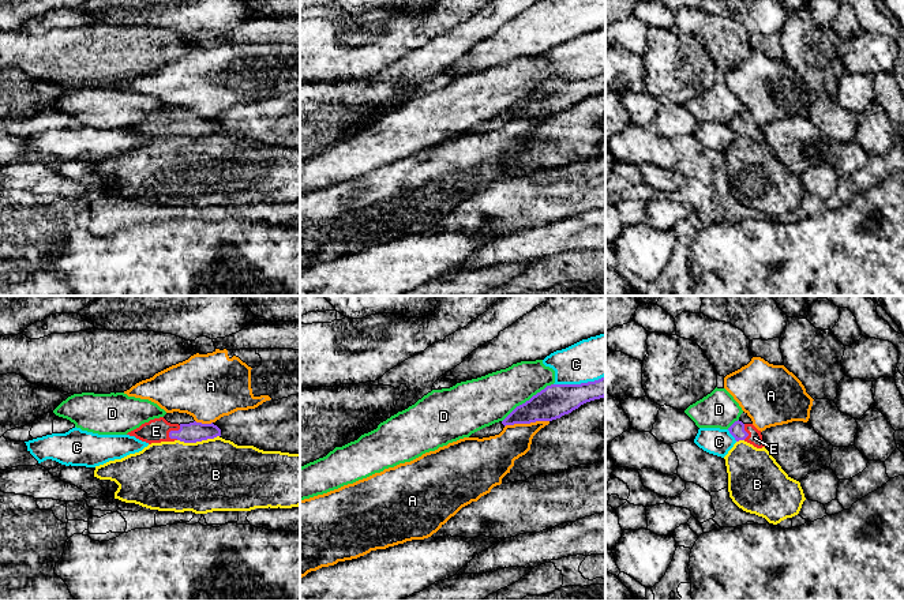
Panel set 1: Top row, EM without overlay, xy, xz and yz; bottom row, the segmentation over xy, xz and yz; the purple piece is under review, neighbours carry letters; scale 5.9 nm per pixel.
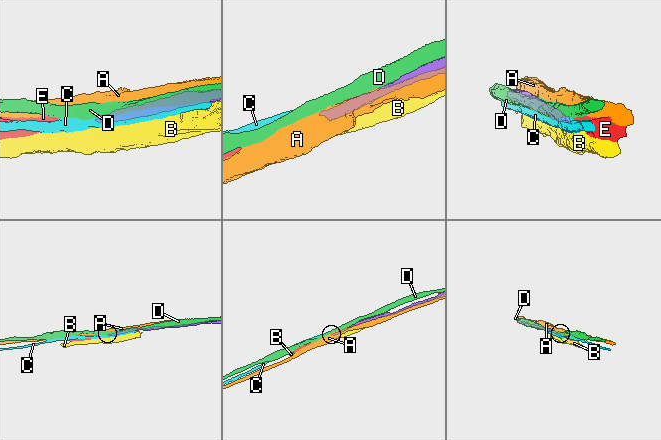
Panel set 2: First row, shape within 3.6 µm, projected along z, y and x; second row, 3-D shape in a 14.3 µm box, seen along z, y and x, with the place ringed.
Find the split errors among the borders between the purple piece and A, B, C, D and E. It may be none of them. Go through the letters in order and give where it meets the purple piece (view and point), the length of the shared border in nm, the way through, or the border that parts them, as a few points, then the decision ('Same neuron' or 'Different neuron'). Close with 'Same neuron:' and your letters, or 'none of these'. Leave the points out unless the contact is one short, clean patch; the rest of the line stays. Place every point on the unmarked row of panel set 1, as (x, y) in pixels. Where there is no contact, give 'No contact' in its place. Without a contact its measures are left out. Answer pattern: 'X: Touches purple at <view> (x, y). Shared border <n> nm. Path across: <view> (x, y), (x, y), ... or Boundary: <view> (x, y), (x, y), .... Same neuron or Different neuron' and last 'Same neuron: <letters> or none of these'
A: Touches purple at xz (526, 117). Shared border 260 nm. Different neuron
B: Touches purple at xy (198, 135). Shared border 260 nm. Different neuron
C: Touches purple at xz (578, 79). Shared border 300 nm. Different neuron
D: Touches purple at xz (526, 96). Shared border 380 nm. Different neuron
E: Touches purple at xy (172, 126). Shared border 110 nm. Path across: xy (192, 127), (172, 126), (156, 126). Same neuron
Same neuron: E

